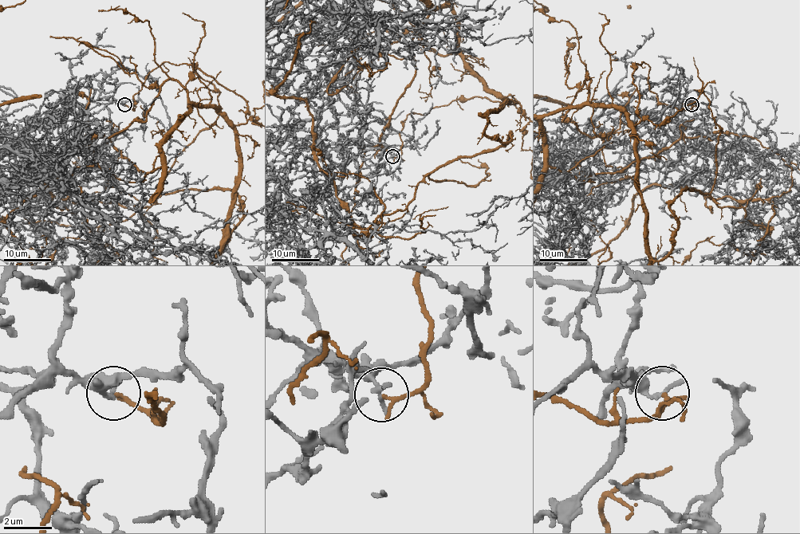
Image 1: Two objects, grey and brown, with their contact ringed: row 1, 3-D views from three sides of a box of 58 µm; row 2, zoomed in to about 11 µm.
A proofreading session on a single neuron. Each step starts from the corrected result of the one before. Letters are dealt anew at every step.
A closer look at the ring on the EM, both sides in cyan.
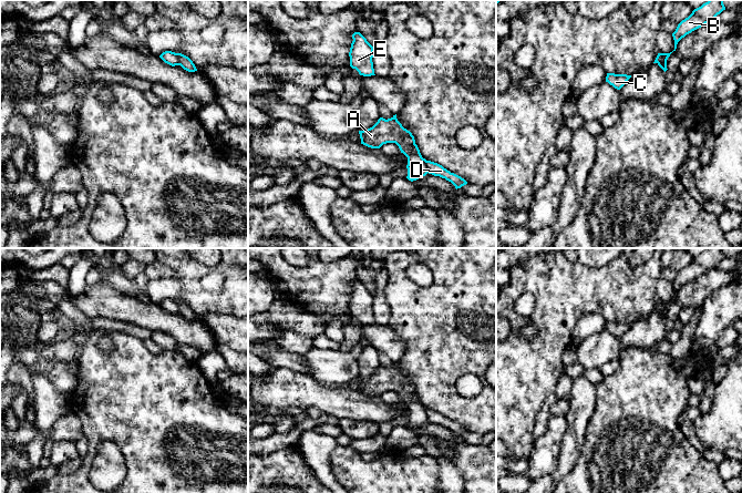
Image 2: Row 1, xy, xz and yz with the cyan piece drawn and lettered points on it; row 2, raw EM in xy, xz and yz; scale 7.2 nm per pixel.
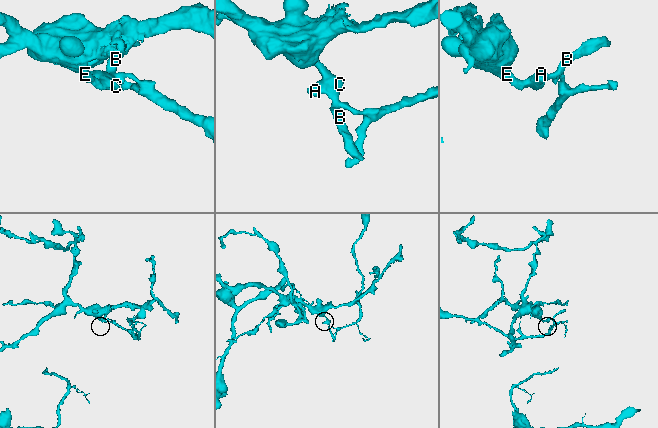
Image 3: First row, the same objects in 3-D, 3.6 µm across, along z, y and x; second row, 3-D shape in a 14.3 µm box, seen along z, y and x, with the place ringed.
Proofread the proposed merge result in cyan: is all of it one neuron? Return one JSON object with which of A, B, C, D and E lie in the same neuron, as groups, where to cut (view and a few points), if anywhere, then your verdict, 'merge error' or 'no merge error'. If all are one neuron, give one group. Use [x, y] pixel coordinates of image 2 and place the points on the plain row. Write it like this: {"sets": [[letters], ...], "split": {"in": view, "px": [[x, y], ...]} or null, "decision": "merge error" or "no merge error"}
{"sets": [["A", "B", "C", "E"], ["D"]], "split": {"in": "yz", "px": [[663, 301], [657, 310]]}, "decision": "merge error"}

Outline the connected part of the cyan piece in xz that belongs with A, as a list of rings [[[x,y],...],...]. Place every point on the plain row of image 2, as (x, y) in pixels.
[[[396,362],[388,368],[380,366],[372,376],[359,379],[359,382],[361,392],[371,397],[395,391],[401,401],[408,405],[409,429],[416,429],[427,422],[426,408],[422,405],[412,381],[398,369]]]

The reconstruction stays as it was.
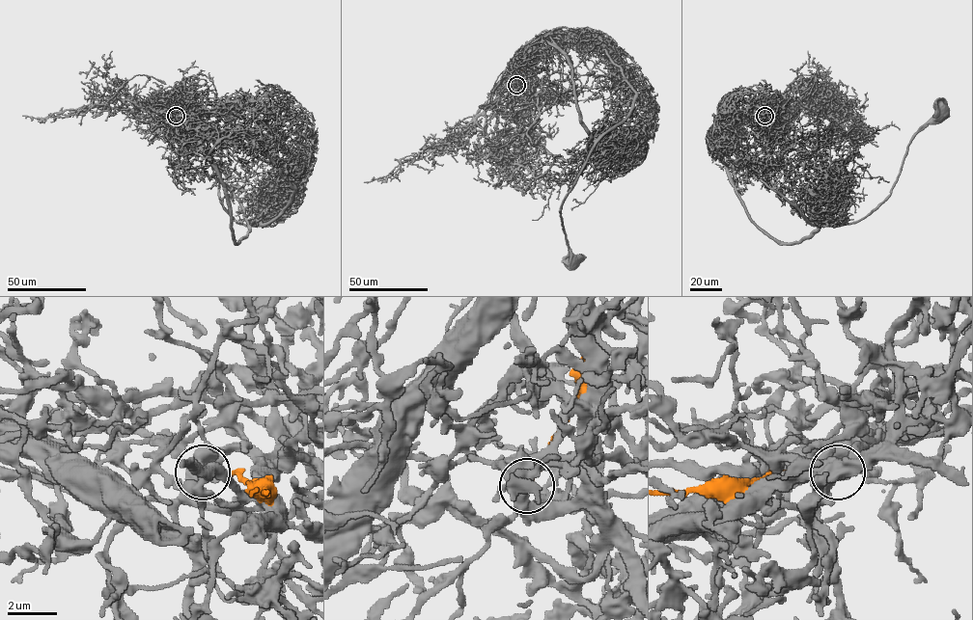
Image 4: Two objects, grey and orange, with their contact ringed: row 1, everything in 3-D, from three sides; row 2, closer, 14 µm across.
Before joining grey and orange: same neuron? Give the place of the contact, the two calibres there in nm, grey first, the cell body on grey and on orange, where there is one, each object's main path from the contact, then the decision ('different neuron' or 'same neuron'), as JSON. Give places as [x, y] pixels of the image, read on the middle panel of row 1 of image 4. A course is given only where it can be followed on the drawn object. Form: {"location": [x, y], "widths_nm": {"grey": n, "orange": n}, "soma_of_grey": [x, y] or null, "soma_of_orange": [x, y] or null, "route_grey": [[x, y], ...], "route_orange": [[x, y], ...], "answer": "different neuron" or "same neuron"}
{"location": [516, 85], "widths_nm": {"grey": 400, "orange": 200}, "soma_of_grey": [573, 261], "soma_of_orange": null, "route_grey": [[516, 85], [537, 98], [527, 130], [536, 145], [567, 160], [587, 152], [561, 209], [574, 261]], "route_orange": [[516, 86], [522, 67], [527, 66]], "answer": "different neuron"}

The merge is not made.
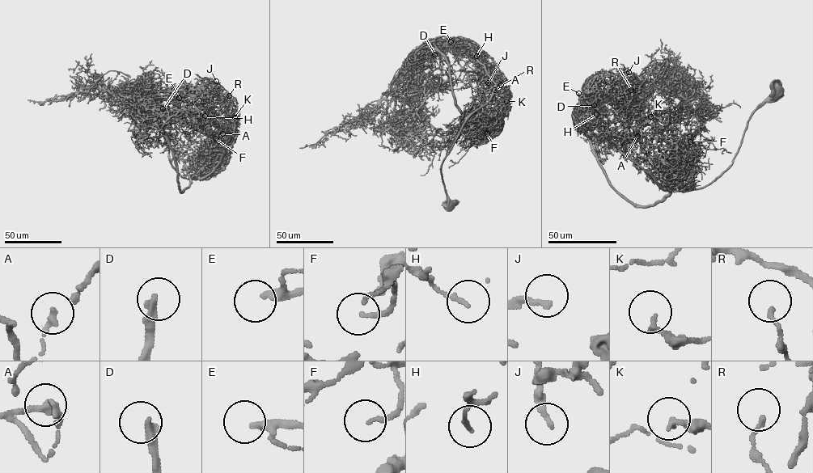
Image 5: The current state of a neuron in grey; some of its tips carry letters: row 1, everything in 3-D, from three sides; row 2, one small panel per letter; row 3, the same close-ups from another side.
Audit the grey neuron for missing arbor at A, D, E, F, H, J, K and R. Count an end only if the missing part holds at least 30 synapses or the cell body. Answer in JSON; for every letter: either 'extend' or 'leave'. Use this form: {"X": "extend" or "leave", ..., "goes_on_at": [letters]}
{"A": "leave", "D": "extend", "E": "leave", "F": "leave", "H": "leave", "J": "leave", "K": "leave", "R": "leave", "goes_on_at": ["D"]}

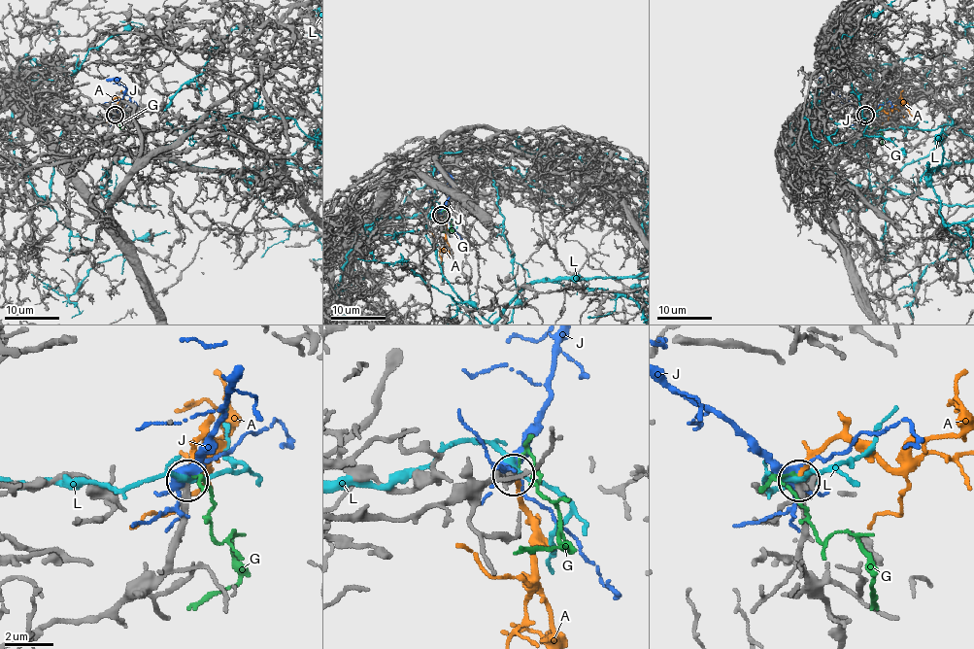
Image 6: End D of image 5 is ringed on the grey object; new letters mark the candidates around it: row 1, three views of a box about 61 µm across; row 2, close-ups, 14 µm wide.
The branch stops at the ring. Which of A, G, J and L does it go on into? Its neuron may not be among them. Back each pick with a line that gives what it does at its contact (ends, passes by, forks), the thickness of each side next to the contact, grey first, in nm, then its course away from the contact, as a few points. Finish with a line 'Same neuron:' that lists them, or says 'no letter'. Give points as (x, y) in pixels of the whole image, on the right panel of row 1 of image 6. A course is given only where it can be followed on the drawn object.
A: it ends there; 320 nm thick on the grey side, 200 nm on the other
Same neuron: A

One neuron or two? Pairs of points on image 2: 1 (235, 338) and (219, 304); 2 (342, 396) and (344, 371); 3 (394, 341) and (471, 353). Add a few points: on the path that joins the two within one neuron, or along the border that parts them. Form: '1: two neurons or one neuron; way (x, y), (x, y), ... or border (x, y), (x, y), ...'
1: two neurons; border (236, 316), (204, 314), (199, 318)
2: two neurons; border (318, 381), (327, 386), (343, 387)
3: two neurons; border (388, 325), (405, 346), (397, 362)

